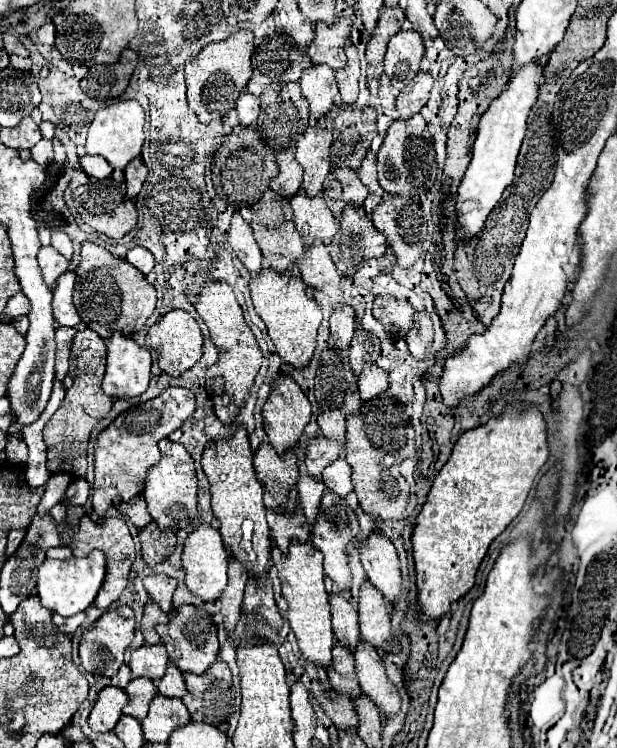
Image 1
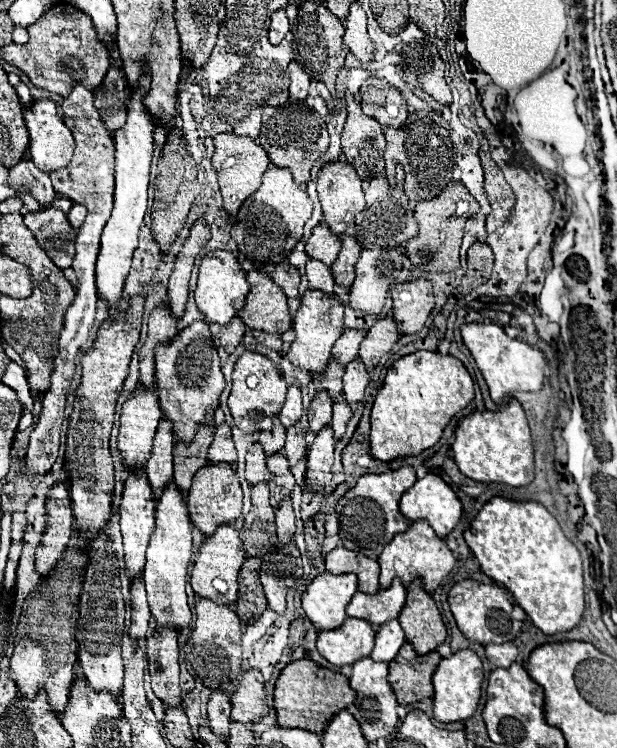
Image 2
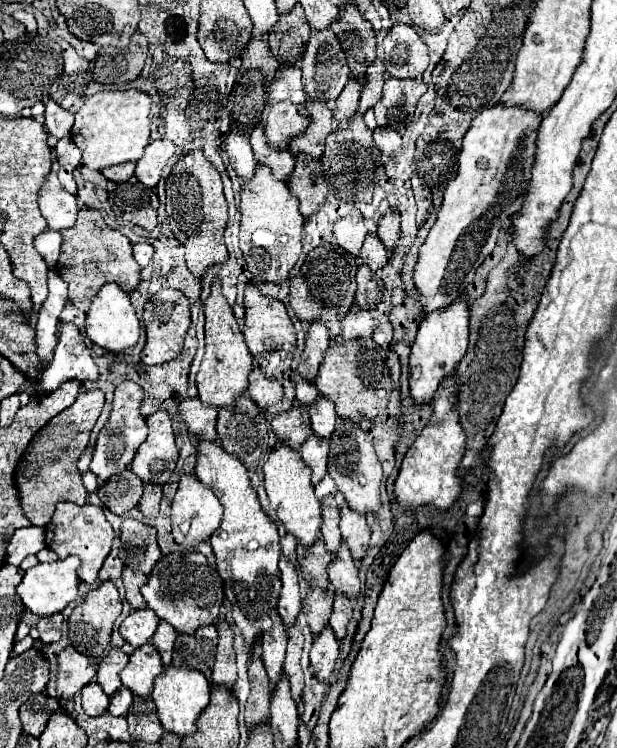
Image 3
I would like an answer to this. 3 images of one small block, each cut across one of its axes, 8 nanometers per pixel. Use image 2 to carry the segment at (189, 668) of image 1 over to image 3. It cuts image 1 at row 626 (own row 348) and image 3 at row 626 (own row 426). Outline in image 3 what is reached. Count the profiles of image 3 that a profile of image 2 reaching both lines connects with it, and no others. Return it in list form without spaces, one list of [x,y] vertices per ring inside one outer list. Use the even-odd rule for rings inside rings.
[[[188,550],[162,556],[142,586],[142,596],[160,620],[172,624],[178,632],[192,634],[198,626],[212,624],[220,616],[224,588],[220,574],[208,564],[206,556],[198,550]]]

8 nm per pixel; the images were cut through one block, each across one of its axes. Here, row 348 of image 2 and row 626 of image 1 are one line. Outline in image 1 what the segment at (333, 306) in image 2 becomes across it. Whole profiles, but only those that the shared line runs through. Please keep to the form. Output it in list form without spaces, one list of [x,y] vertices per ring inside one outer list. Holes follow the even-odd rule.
[[[292,540],[288,552],[282,554],[282,558],[276,562],[276,568],[282,582],[282,596],[288,602],[288,624],[296,634],[300,652],[308,662],[328,668],[328,662],[332,662],[330,652],[334,644],[334,632],[330,620],[328,594],[324,590],[324,570],[322,570],[320,550],[316,550],[312,542],[302,544],[298,540]]]

